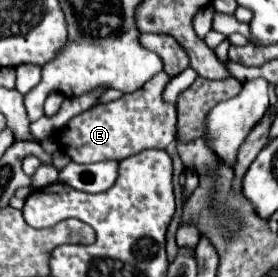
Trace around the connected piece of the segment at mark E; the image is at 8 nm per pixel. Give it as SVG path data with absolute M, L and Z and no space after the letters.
M166 72L156 74L140 92L124 94L122 98L82 112L68 120L68 124L58 130L56 144L58 150L68 154L76 164L92 164L104 160L124 160L146 148L166 148L176 136L176 106L164 102L162 92L170 76Z

